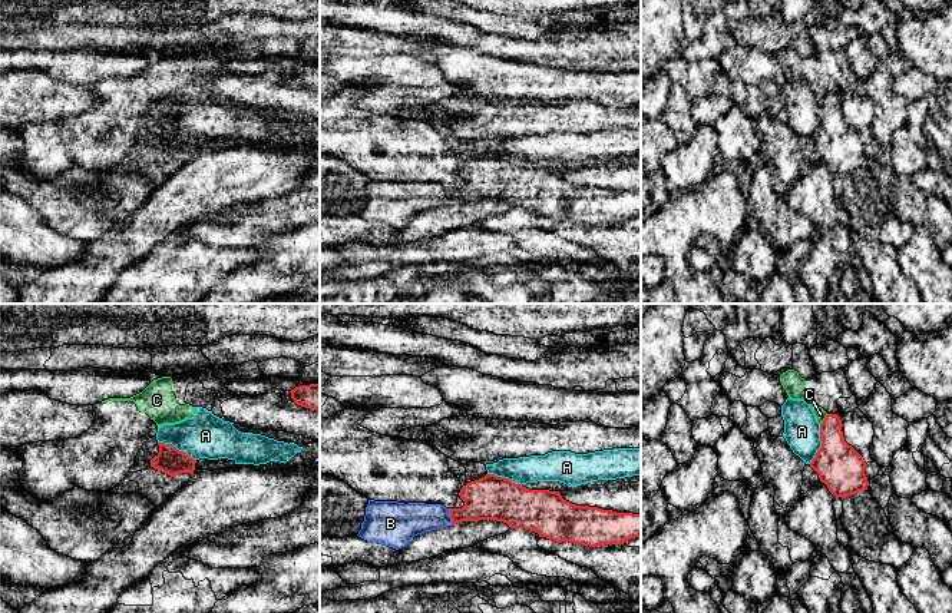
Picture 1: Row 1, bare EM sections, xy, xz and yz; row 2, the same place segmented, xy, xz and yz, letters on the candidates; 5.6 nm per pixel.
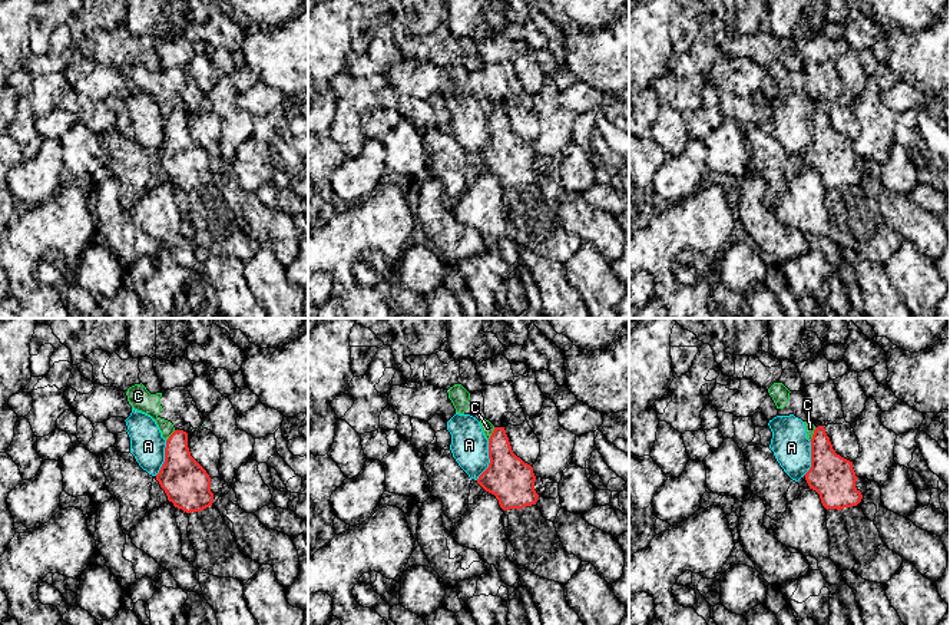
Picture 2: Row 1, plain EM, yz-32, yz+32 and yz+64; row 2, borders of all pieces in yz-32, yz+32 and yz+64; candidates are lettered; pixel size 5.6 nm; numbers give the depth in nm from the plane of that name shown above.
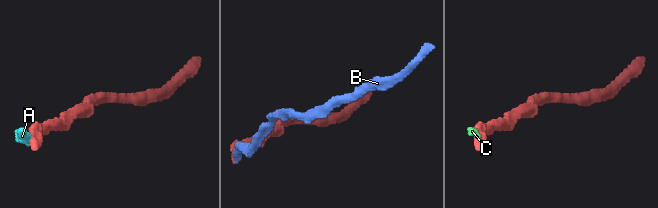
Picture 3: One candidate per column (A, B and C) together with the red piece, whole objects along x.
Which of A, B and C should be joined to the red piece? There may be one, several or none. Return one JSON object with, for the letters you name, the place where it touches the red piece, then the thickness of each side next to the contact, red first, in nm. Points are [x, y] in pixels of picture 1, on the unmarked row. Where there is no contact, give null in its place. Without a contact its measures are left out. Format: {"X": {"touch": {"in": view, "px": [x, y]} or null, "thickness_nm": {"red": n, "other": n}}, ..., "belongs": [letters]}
{"B": {"touch": {"in": "xz", "px": [450, 195]}, "thickness_nm": {"red": 260, "other": 190}}, "belongs": ["B"]}

